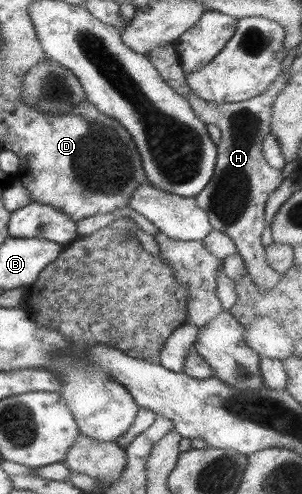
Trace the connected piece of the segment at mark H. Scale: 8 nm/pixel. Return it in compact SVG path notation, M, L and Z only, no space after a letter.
M279 73L273 82L261 93L249 100L231 103L215 103L213 101L205 101L199 99L197 95L189 91L189 95L184 96L184 100L189 102L190 110L195 114L196 118L203 122L206 126L215 126L220 131L220 142L216 145L216 162L212 178L209 183L194 197L196 205L205 211L208 216L208 222L212 229L219 230L233 241L236 253L241 256L244 268L251 275L251 279L255 285L259 287L259 291L269 291L277 281L280 274L275 272L266 262L264 254L265 248L259 243L259 236L266 224L264 223L265 201L269 198L269 194L276 190L281 182L285 179L282 172L276 168L271 168L269 164L261 157L261 142L263 138L270 132L270 109L271 104L286 85L285 75Z

